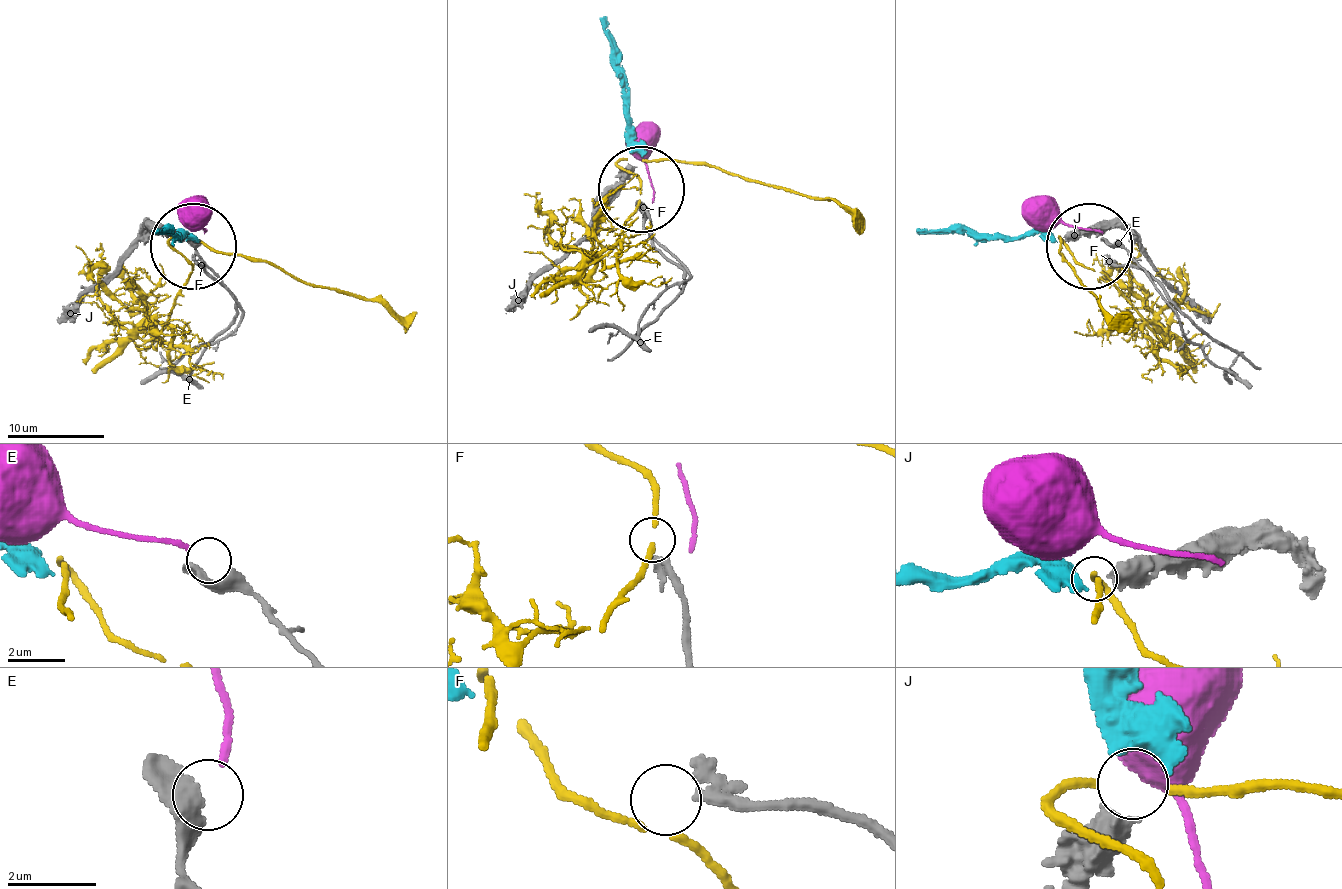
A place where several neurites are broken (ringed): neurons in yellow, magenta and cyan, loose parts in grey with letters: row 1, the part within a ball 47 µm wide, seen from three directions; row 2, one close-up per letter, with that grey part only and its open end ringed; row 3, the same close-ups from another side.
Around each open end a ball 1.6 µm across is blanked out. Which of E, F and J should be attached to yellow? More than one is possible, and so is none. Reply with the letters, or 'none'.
none

